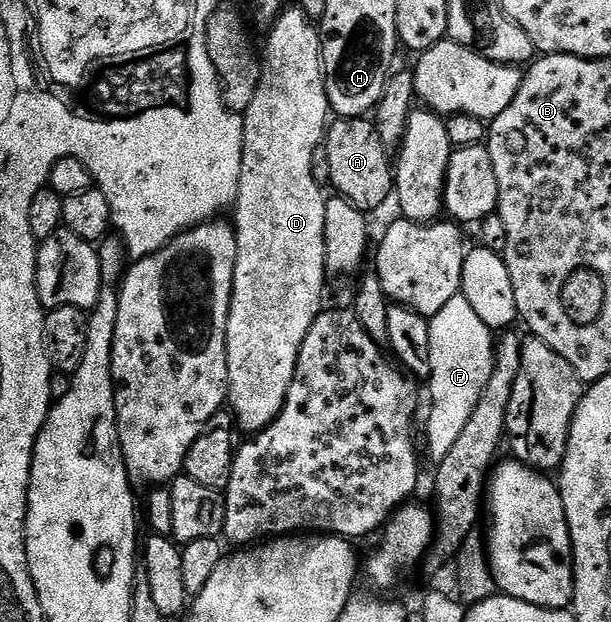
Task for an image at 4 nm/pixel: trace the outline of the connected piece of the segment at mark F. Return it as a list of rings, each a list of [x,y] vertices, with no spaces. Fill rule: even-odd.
[[[458,295],[443,307],[434,317],[429,318],[431,327],[431,375],[427,378],[429,397],[433,406],[429,409],[429,430],[425,433],[425,449],[430,462],[443,460],[447,451],[459,439],[471,411],[479,403],[483,391],[493,374],[495,360],[495,333],[475,315],[471,303]]]

